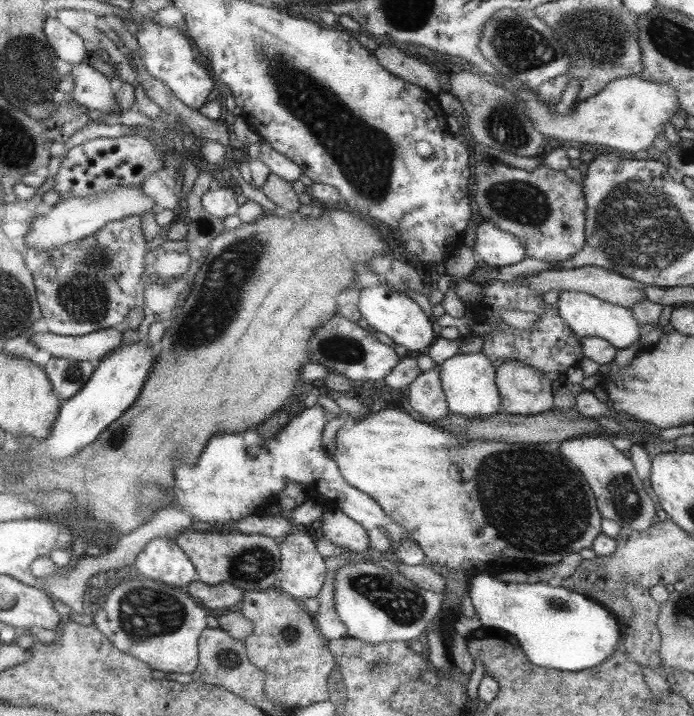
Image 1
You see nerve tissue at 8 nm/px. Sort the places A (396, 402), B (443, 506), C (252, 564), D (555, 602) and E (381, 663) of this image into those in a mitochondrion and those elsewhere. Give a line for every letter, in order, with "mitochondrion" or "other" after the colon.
A: other
B: other
C: mitochondrion
D: mitochondrion
E: mitochondrion

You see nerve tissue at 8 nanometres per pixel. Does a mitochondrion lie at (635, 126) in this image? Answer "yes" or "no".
no

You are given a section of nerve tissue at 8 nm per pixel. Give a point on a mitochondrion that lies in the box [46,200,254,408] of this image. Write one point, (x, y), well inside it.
(82, 295)

